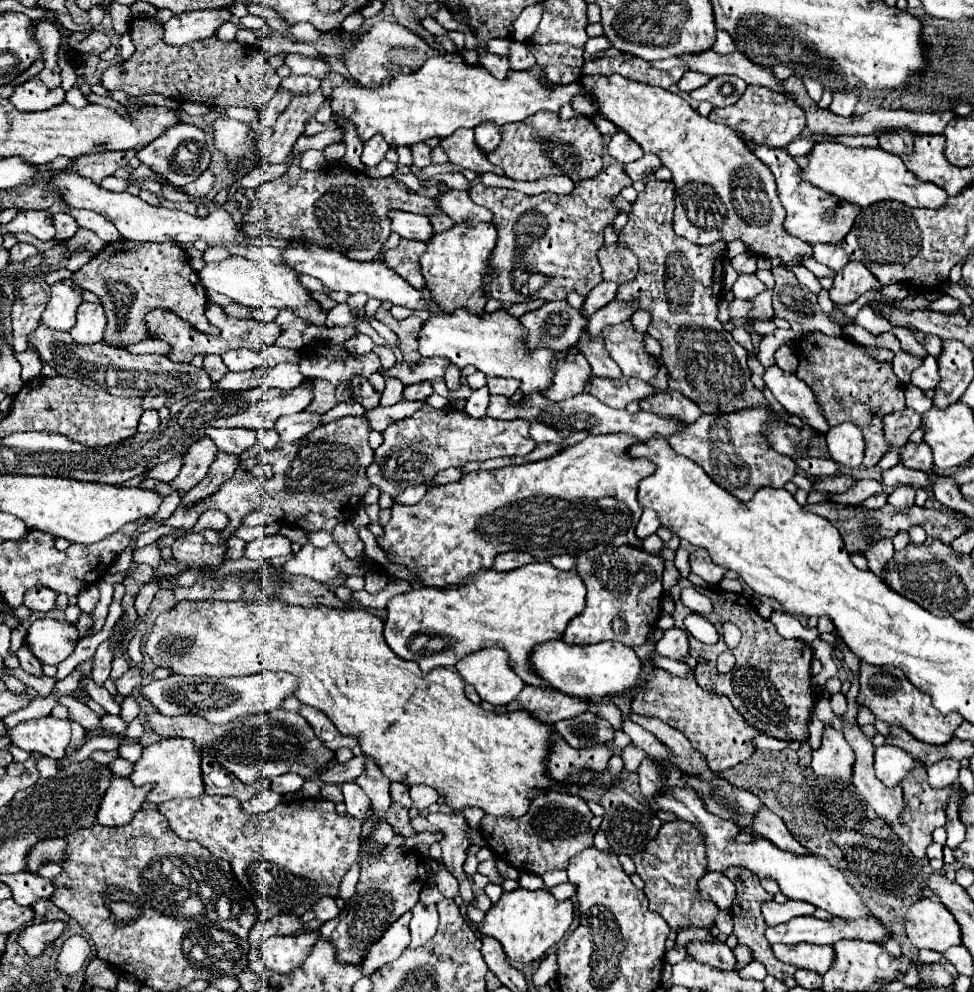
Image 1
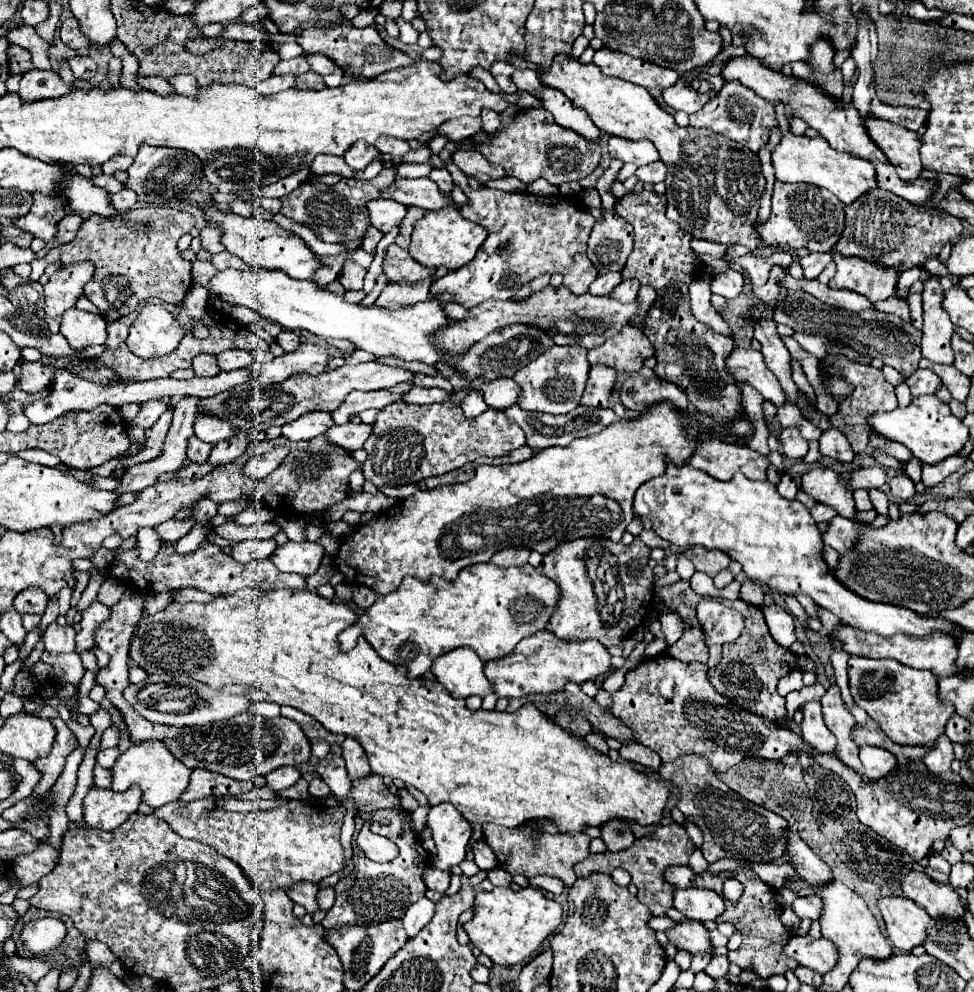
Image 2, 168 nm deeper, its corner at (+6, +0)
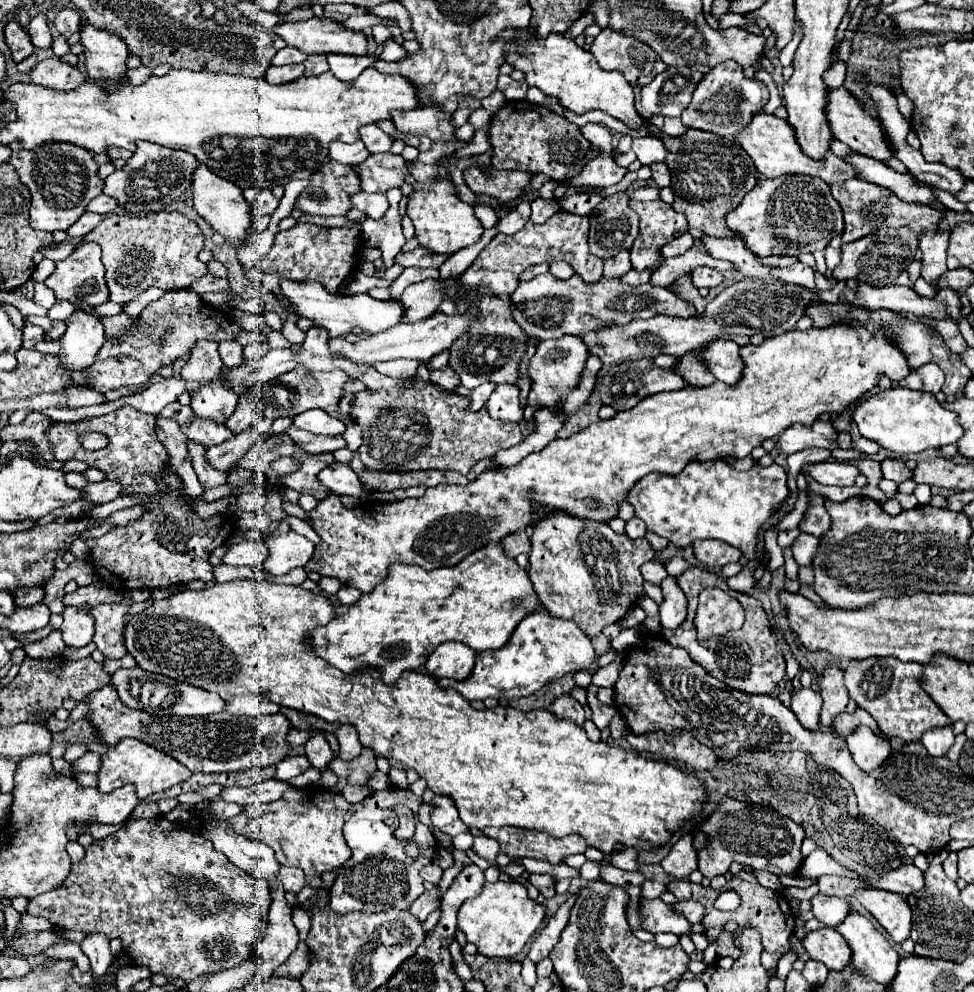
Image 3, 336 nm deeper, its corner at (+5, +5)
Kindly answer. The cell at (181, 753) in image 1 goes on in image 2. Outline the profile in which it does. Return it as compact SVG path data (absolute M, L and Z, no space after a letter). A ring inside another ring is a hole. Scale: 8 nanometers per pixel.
M144 741L144 743L130 747L128 751L124 751L118 757L116 765L112 767L114 779L112 779L110 789L112 791L124 791L132 783L136 783L142 789L142 801L156 809L164 803L180 799L180 795L188 789L190 773L192 773L192 769L188 769L182 761L178 761L178 757L174 757L162 741Z

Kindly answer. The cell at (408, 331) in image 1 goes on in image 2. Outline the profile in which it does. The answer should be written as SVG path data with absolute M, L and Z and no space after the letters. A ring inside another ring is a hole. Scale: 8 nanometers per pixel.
M424 279L420 283L390 283L376 299L376 305L382 309L392 309L394 305L396 309L398 305L412 307L420 301L426 301L430 299L430 281L432 279Z

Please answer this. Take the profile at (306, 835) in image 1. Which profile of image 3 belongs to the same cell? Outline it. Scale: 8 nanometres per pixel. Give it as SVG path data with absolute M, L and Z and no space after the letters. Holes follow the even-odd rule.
M297 788L287 790L283 798L269 804L251 804L243 812L229 820L229 826L249 840L257 840L273 848L277 862L283 866L297 866L305 876L319 876L335 870L349 860L351 850L343 840L343 816L349 810L349 802L337 792L319 788L319 792L301 792Z

